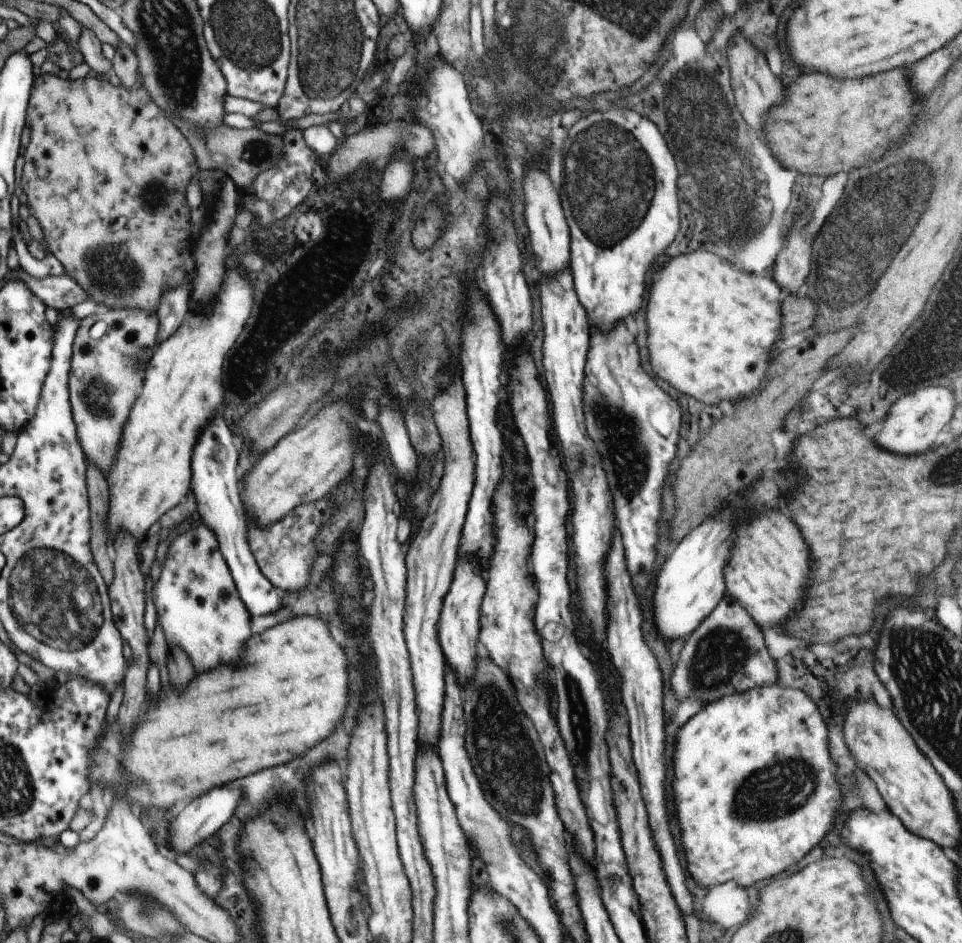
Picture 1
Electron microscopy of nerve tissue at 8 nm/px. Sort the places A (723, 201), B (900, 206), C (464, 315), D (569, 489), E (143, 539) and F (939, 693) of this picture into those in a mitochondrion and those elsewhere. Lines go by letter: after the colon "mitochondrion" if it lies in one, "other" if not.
A: mitochondrion
B: mitochondrion
C: other
D: other
E: other
F: mitochondrion

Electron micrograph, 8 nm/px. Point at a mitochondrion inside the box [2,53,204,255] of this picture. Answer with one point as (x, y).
(154, 195)

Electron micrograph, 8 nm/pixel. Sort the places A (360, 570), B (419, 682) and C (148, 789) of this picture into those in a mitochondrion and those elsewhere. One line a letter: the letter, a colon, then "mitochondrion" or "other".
A: other
B: other
C: mitochondrion

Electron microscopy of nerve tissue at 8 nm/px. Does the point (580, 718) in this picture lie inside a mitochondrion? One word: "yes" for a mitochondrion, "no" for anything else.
yes

